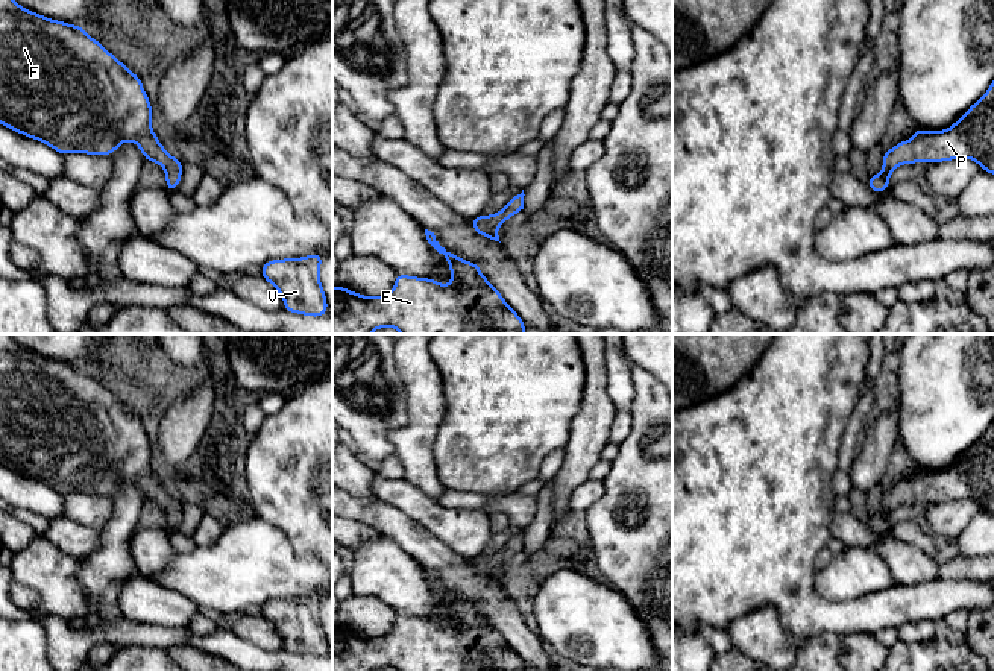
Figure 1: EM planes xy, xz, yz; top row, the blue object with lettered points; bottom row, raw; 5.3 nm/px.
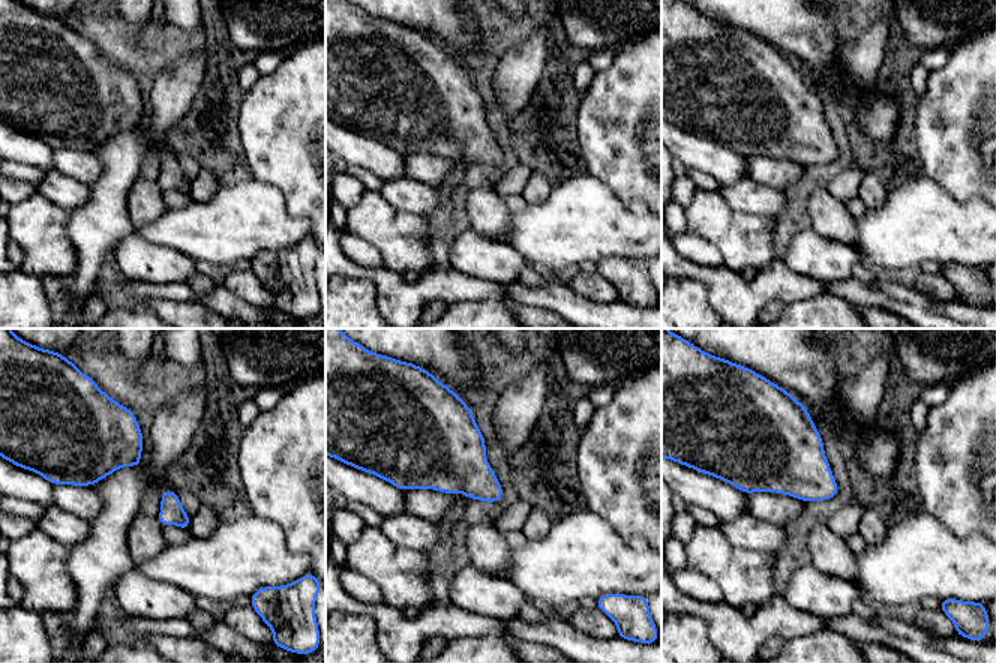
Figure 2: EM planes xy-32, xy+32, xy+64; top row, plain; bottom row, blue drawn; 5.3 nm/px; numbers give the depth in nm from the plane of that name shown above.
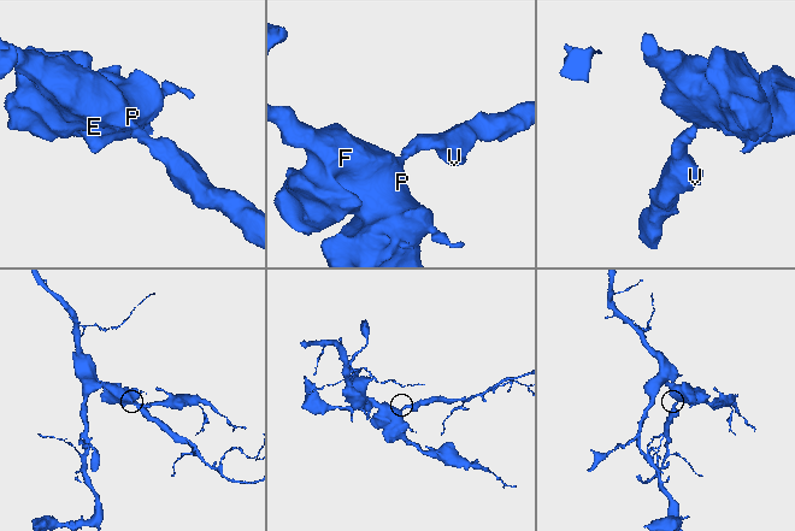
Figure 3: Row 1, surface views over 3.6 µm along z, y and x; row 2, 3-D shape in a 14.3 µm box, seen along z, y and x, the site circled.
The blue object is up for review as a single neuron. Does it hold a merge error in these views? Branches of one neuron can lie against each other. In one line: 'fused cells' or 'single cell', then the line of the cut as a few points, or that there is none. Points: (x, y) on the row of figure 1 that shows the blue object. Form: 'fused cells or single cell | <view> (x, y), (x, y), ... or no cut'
single cell | no cut

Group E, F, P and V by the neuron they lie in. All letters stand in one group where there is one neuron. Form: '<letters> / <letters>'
E F P V

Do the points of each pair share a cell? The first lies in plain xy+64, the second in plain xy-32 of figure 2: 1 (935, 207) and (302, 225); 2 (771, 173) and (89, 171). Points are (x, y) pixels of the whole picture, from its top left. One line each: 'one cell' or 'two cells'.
1: one cell
2: one cell

